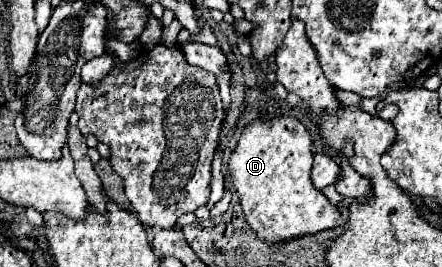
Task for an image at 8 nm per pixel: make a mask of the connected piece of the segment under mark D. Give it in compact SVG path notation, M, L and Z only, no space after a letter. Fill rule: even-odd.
M275 117L253 121L243 129L239 145L229 159L229 169L241 199L245 221L257 233L257 239L275 247L343 225L337 207L311 185L311 163L311 135L301 121L293 117Z

